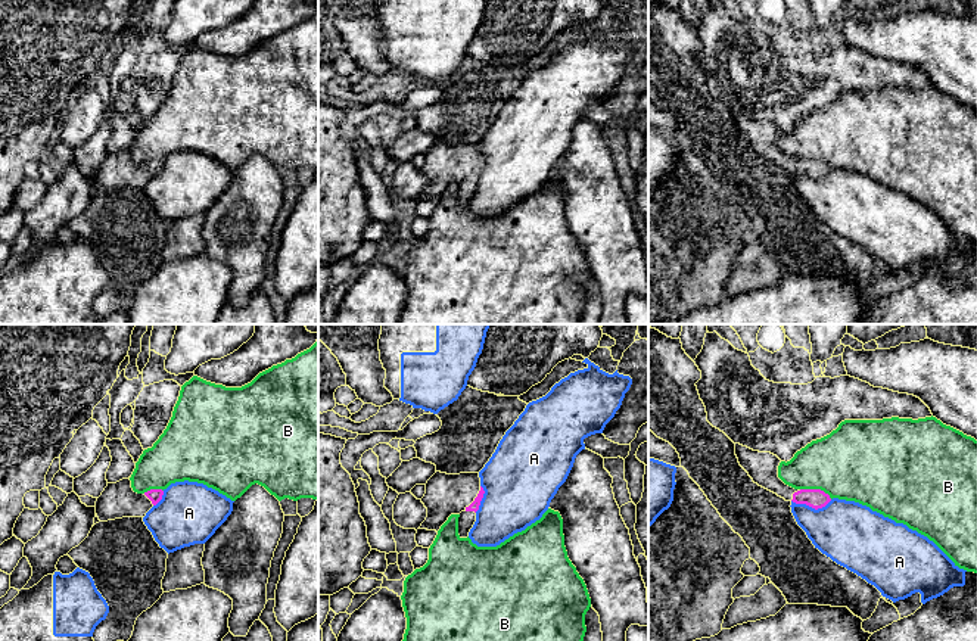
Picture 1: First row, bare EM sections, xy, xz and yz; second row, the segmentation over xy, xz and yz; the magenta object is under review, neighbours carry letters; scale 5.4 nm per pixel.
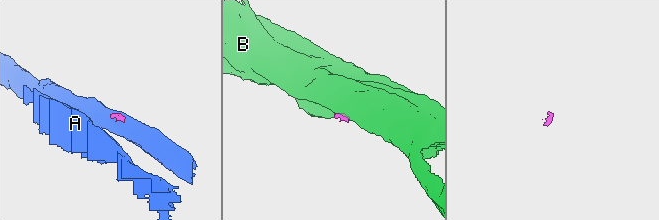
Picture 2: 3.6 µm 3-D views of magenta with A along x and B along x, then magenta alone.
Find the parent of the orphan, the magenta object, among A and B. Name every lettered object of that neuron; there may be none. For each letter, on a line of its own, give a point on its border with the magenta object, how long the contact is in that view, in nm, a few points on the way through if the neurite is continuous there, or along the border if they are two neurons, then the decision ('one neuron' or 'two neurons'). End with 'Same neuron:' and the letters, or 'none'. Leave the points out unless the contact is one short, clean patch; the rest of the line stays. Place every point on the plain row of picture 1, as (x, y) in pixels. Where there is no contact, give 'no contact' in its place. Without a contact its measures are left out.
A: yz (811, 176) | 220 nm | along yz (831, 170), (817, 179), (792, 171) | two neurons
B: yz (817, 159) | 190 nm | along yz (800, 158), (820, 158), (831, 168) | two neurons
Same neuron: none

